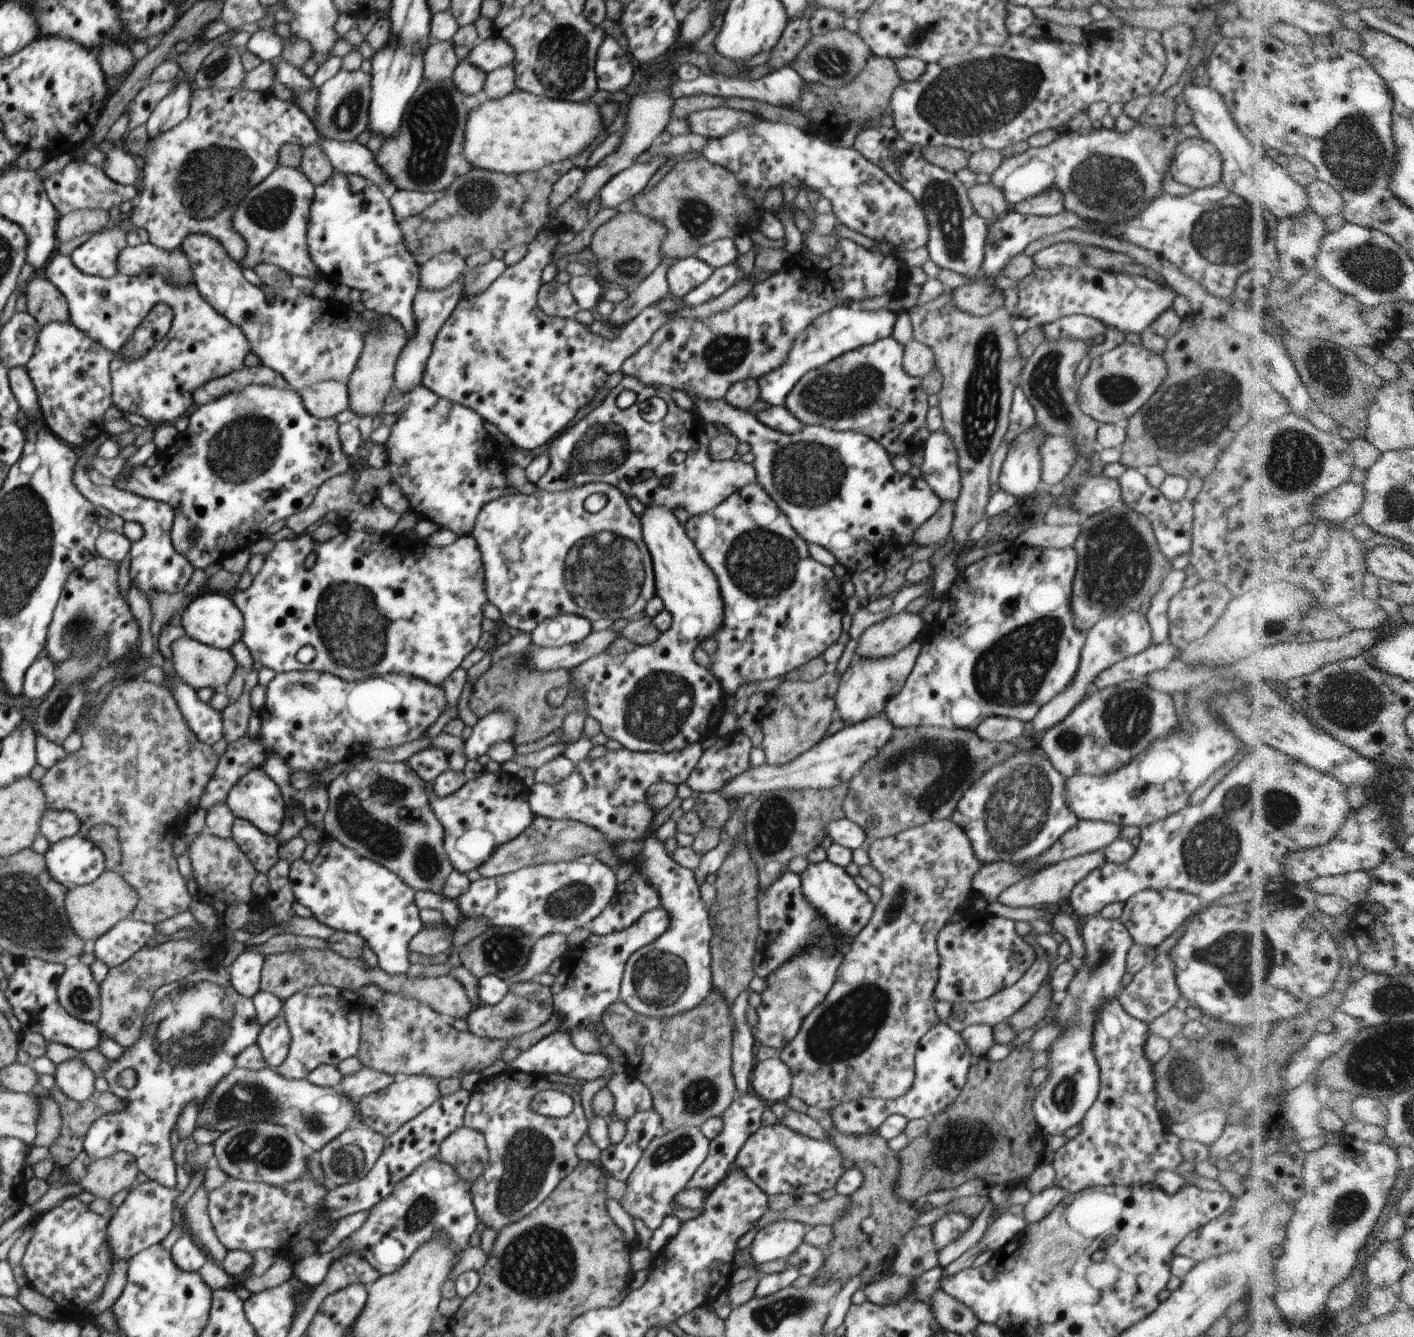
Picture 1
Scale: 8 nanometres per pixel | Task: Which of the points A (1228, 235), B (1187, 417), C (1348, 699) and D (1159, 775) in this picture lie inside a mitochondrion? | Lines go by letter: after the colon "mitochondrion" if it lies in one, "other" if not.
A: mitochondrion
B: mitochondrion
C: mitochondrion
D: other

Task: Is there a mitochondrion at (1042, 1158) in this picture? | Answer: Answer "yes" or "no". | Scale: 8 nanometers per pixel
no

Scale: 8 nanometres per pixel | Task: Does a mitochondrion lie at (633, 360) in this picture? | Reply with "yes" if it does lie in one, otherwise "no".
no

